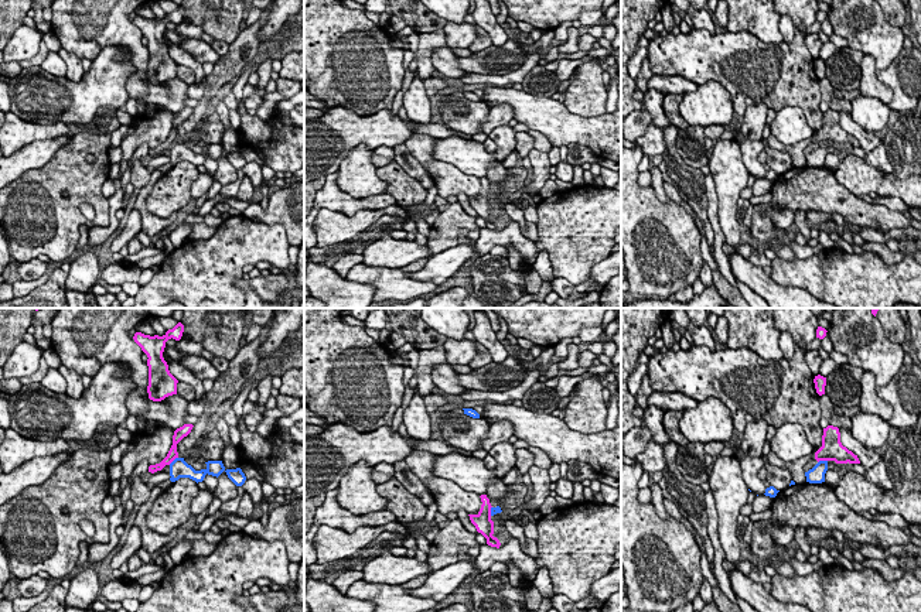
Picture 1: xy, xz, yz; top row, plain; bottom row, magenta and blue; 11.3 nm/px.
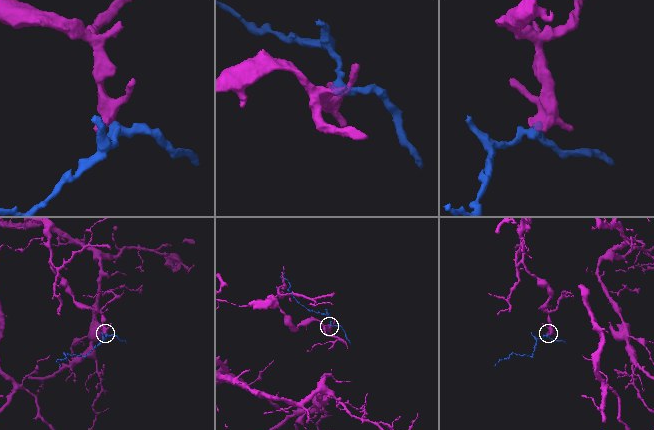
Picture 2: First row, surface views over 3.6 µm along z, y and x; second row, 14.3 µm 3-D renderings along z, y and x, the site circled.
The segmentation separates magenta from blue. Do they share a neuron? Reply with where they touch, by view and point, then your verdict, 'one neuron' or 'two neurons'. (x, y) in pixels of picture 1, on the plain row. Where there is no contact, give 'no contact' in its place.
yz (822, 143) | two neurons

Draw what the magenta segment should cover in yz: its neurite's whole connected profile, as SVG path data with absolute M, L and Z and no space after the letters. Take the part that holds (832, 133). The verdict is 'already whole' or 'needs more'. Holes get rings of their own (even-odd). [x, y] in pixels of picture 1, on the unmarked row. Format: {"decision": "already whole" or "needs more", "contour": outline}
{"decision": "already whole", "contour": "M833 109L823 112L822 130L815 136L815 143L818 146L835 144L836 147L860 147L857 139L842 129L839 112Z"}

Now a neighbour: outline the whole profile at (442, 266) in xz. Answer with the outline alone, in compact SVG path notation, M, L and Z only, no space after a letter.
M457 245L430 256L426 266L419 271L410 273L410 277L413 280L431 281L440 286L456 274L474 254L475 250L473 246Z

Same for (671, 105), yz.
M666 93L664 100L664 112L671 124L676 129L688 129L688 122L680 116L679 105L683 100L682 93Z

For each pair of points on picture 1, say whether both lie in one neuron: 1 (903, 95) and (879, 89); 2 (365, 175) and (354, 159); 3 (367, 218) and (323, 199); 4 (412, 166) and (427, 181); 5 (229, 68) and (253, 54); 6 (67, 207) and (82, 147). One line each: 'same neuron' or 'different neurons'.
1: different neurons
2: same neuron
3: different neurons
4: same neuron
5: same neuron
6: same neuron

